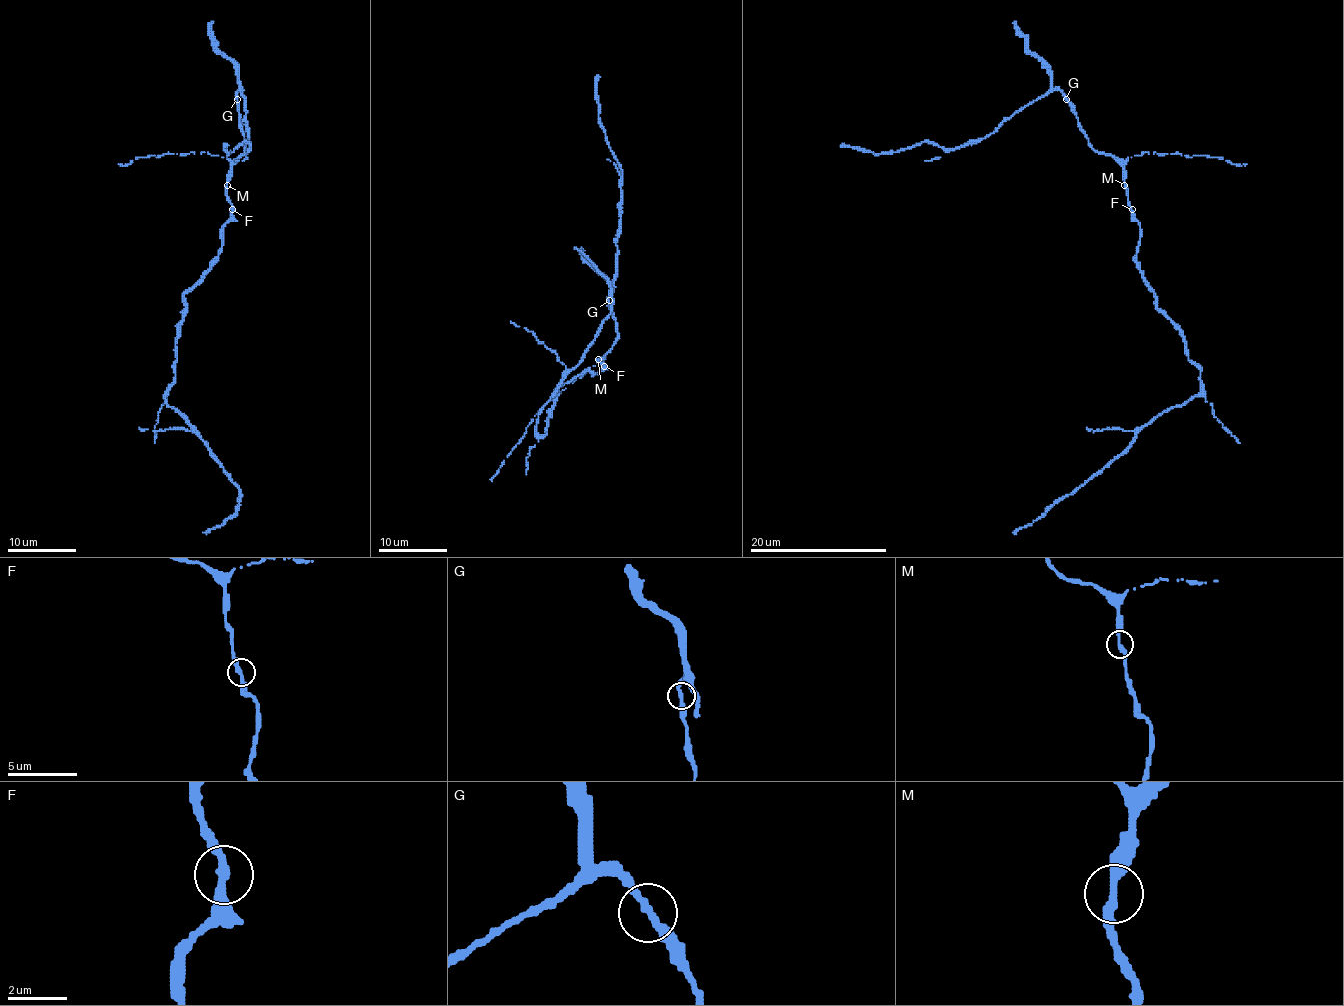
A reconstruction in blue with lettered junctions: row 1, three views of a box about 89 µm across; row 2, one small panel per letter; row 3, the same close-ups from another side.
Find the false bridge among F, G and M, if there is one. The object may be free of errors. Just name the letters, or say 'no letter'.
no letter

